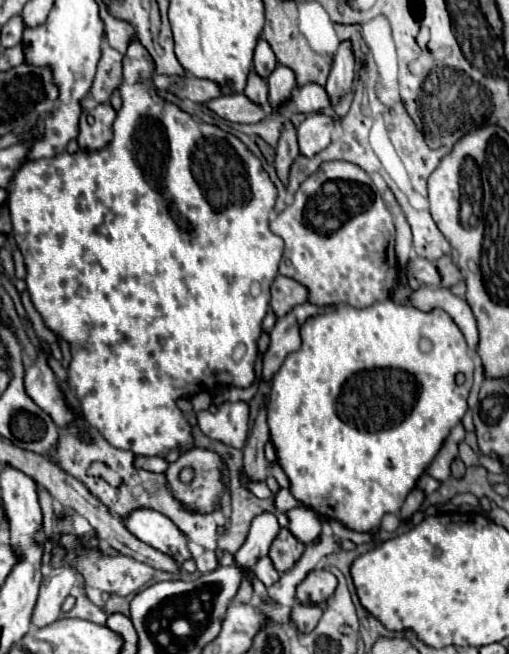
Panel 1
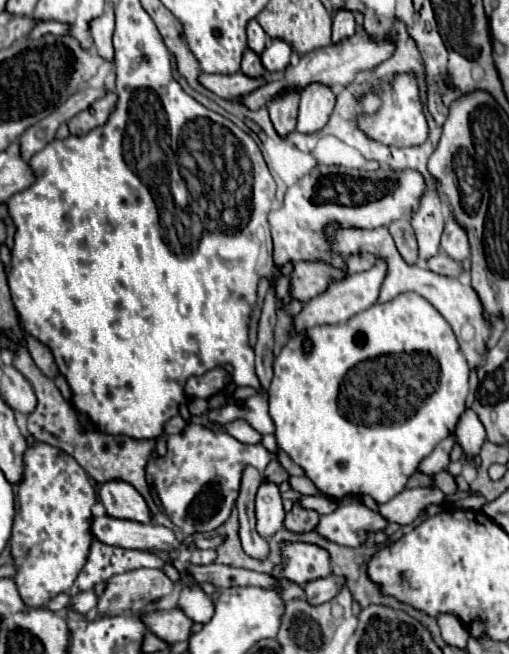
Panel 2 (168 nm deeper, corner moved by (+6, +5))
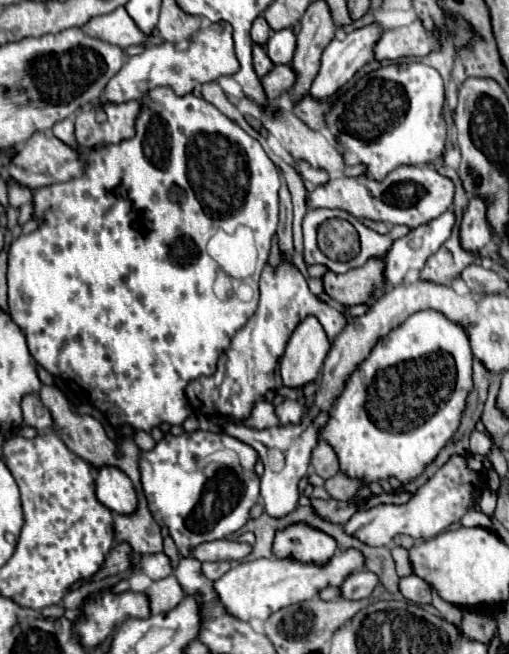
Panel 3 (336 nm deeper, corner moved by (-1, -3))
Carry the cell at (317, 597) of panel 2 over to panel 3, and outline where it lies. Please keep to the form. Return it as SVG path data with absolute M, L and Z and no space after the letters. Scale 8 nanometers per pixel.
M354 571L340 585L340 595L342 595L342 599L358 601L358 599L364 599L364 597L370 597L370 593L374 591L376 585L378 585L378 577L374 573Z

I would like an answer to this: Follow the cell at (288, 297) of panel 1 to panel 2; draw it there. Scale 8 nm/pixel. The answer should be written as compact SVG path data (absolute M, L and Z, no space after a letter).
M299 261L291 273L291 295L299 301L309 301L321 295L331 283L343 281L345 269L337 269L325 261Z

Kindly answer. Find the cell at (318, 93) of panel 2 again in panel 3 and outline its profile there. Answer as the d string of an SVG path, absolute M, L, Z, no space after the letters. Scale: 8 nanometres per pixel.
M370 25L370 27L348 33L344 41L332 39L330 45L322 53L322 65L320 65L320 71L318 71L318 75L312 83L310 97L316 99L316 101L324 101L324 99L330 99L332 95L336 95L338 89L344 87L360 67L364 67L366 63L370 63L374 59L372 47L374 47L378 37L380 37L380 25Z

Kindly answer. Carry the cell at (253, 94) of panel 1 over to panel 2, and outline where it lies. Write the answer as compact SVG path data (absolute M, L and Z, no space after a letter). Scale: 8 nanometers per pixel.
M245 49L245 53L243 53L241 71L245 75L251 75L251 77L259 77L259 75L267 73L265 67L263 67L263 63L261 63L261 59L259 59L259 55L255 51L251 51L251 49Z

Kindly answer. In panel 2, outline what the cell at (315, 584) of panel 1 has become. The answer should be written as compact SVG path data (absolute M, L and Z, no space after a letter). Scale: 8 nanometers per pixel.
M283 541L279 545L283 557L283 577L305 585L307 581L327 577L331 573L329 553L313 543L301 541Z

